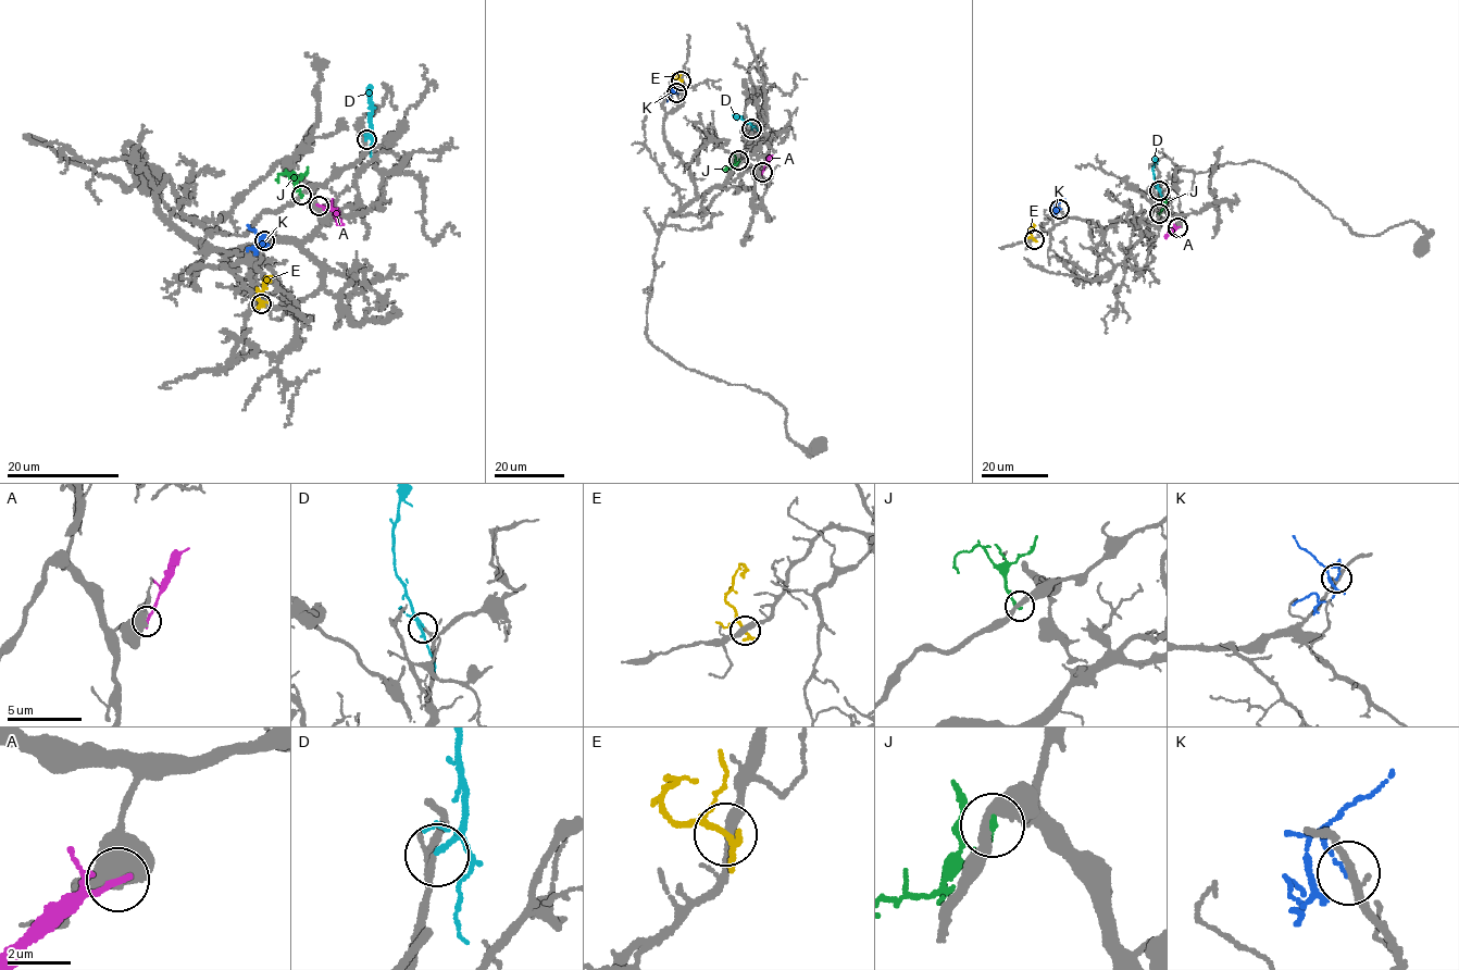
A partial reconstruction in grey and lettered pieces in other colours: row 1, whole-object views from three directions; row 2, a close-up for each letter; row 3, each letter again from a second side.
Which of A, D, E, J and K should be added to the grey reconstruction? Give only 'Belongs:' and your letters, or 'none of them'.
Belongs: D

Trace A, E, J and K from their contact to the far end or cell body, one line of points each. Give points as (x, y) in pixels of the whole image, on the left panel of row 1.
A: (319, 206), (335, 212), (343, 225)
E: (261, 303), (257, 295), (266, 277), (272, 277)
J: (301, 196), (295, 181), (286, 172), (278, 175), (277, 183)
K: (264, 240), (263, 235), (262, 247), (248, 250)

